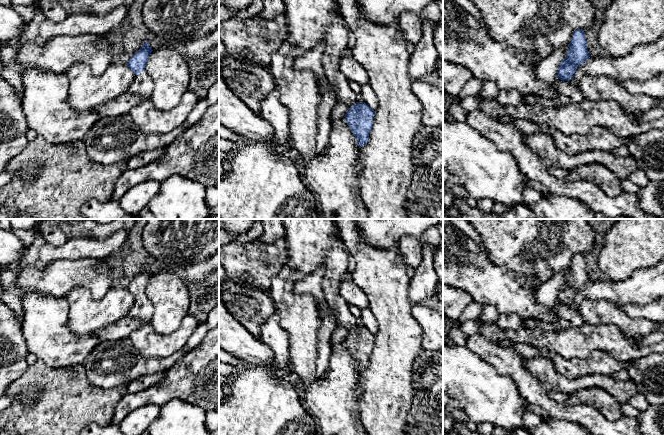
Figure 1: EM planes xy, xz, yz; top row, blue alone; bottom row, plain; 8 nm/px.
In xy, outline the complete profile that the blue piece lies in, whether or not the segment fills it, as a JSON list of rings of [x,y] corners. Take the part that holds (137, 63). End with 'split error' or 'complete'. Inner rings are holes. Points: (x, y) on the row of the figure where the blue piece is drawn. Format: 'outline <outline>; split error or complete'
outline [[[144,41],[141,48],[135,52],[126,63],[136,74],[128,92],[138,95],[144,100],[149,99],[153,92],[153,82],[144,71],[146,62],[152,51],[153,50],[149,47],[148,42]]]; split error

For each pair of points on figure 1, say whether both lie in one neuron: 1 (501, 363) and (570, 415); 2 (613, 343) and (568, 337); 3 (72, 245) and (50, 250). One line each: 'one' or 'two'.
1: one
2: one
3: one

